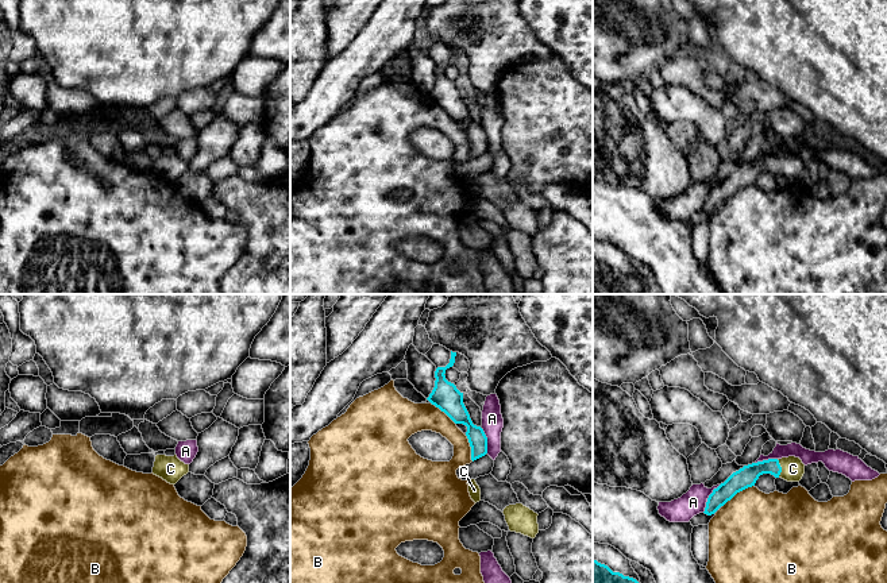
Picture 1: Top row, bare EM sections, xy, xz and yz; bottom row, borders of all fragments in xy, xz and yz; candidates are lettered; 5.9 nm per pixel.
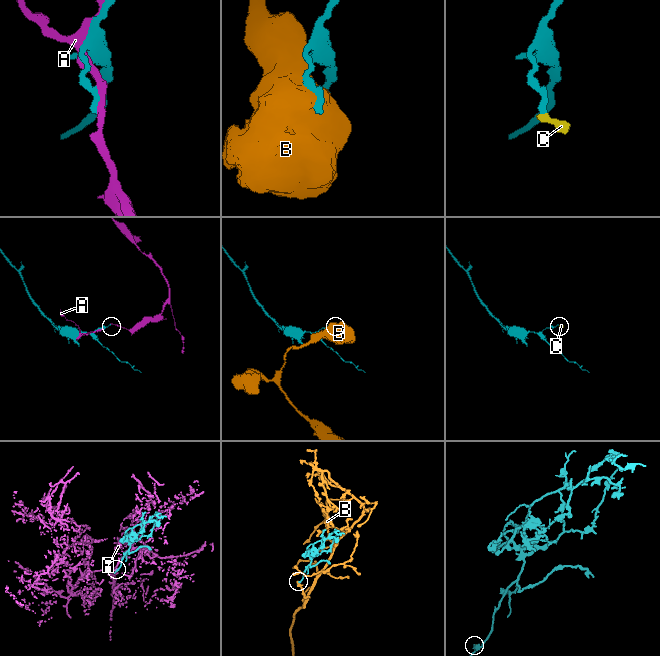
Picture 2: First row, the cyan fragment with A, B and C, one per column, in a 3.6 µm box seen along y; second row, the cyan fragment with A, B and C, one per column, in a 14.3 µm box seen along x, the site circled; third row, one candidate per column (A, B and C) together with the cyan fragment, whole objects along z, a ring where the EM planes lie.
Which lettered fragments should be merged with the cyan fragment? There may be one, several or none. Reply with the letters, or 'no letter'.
C

